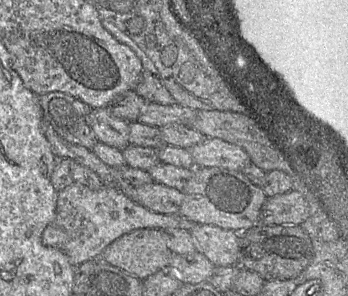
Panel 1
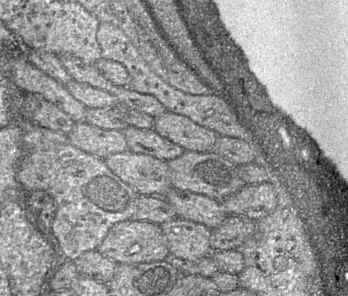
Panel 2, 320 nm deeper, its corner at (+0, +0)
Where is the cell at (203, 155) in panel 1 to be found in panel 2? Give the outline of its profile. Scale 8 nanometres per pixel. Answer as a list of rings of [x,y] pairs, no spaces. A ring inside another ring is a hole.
[[[168,110],[154,117],[153,129],[184,150],[209,151],[219,136],[189,117]]]

